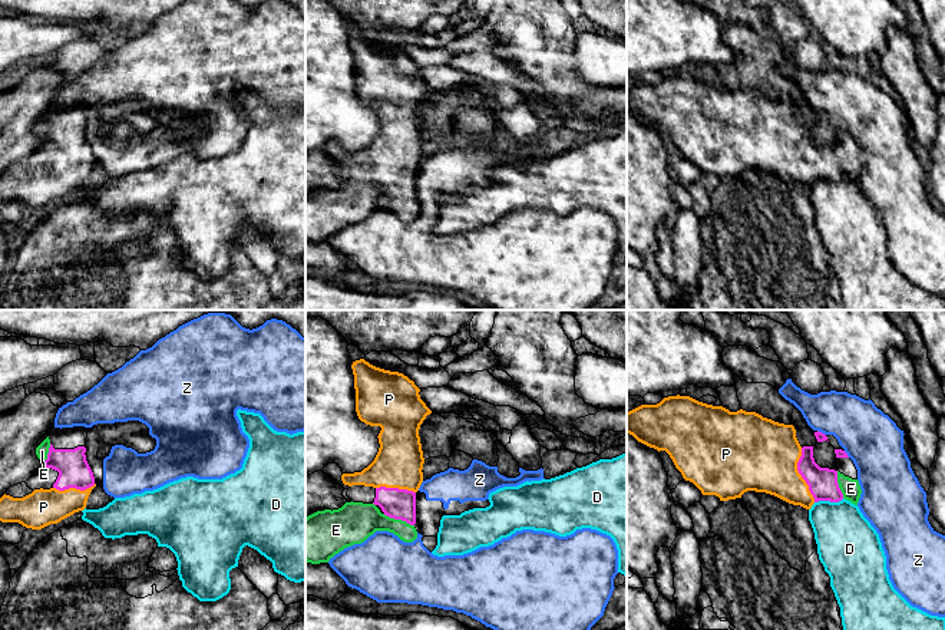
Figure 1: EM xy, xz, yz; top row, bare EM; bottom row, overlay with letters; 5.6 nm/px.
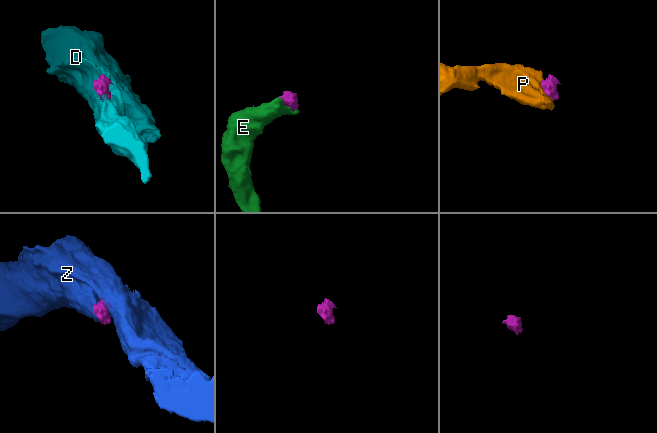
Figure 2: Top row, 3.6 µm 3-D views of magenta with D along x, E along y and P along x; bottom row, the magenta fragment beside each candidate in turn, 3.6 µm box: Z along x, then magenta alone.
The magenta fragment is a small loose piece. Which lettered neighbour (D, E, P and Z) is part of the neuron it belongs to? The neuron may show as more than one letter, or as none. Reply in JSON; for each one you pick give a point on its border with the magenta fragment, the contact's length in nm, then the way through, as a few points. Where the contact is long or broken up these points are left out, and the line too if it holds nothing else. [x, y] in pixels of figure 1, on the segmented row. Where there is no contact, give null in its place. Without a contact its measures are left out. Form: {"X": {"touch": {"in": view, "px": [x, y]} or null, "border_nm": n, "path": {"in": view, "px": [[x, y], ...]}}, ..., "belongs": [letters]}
{"E": {"touch": {"in": "xz", "px": [399, 518]}, "border_nm": 190, "path": {"in": "xz", "px": [[400, 504], [399, 518], [354, 523]]}}, "P": {"touch": {"in": "yz", "px": [800, 474]}, "border_nm": 320, "path": {"in": "yz", "px": [[822, 482], [809, 482], [800, 474], [790, 474], [762, 455]]}}, "belongs": ["E", "P"]}

